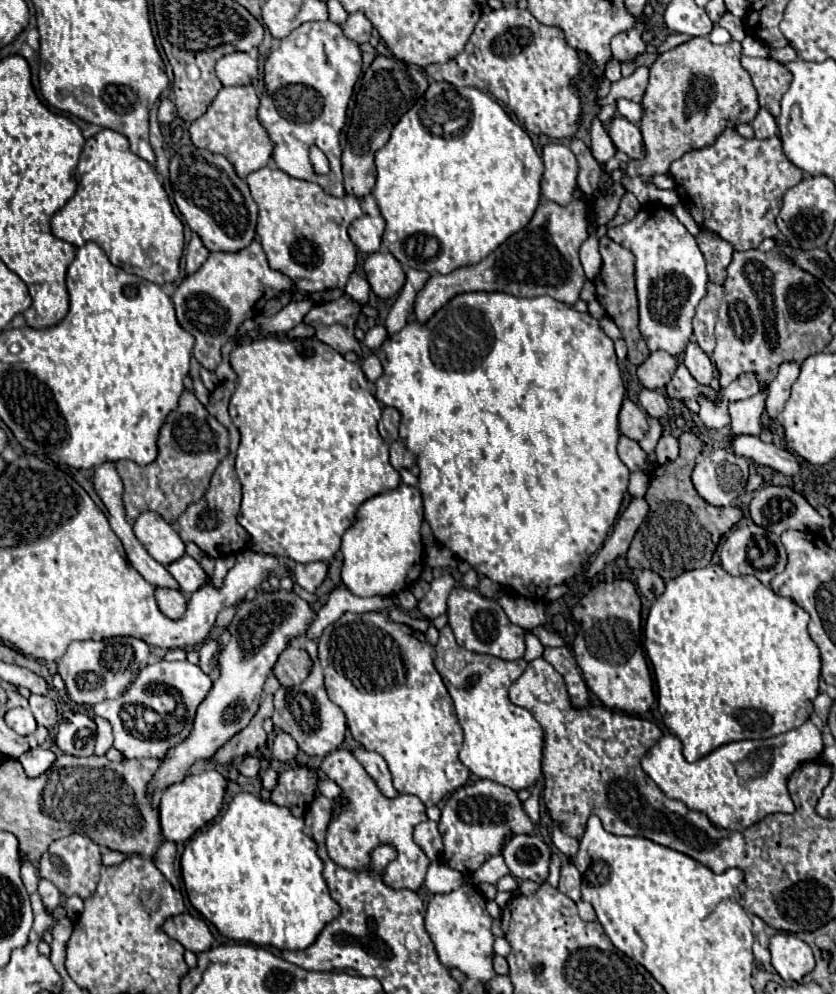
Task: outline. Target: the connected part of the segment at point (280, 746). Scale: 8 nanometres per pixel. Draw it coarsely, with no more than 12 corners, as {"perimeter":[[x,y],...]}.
{"perimeter":[[286,732],[274,738],[274,758],[294,760],[298,746]]}

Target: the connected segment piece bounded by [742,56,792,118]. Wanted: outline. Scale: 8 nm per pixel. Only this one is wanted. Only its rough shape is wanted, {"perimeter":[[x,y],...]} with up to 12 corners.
{"perimeter":[[742,56],[758,102],[776,118],[792,72],[772,58]]}

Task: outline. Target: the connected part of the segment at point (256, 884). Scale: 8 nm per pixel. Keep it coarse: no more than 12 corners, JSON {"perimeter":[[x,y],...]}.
{"perimeter":[[248,792],[188,840],[230,940],[308,948],[338,918],[316,842]]}

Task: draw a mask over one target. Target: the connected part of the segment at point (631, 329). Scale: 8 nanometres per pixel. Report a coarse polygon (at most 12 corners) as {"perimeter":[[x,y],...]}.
{"perimeter":[[600,238],[596,296],[620,328],[628,360],[650,350],[638,330],[634,256]]}

